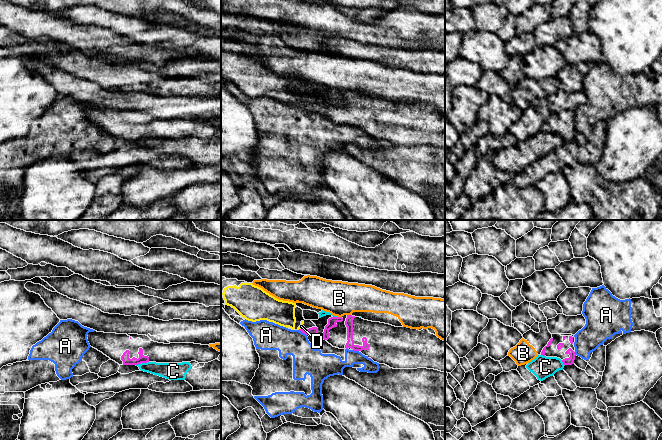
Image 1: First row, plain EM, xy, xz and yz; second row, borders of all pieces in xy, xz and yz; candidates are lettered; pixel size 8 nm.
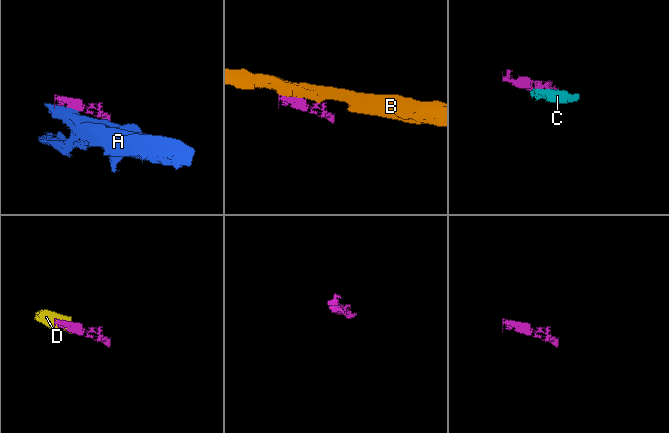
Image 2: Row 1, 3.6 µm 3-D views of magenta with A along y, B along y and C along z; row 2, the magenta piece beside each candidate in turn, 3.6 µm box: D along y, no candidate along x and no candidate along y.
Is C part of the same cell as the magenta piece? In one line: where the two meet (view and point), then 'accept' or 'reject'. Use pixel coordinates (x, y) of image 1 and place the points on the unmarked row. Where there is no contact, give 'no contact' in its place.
meets magenta in xy at (142, 138); reject

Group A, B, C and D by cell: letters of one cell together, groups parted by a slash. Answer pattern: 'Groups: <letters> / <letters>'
Groups: A / B / C D

